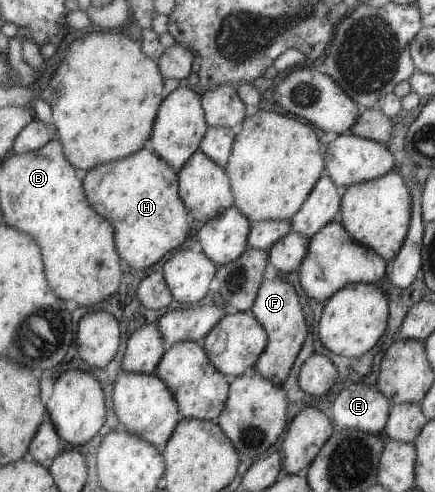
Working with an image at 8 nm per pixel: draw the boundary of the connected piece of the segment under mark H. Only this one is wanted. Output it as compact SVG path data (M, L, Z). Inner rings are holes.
M142 148L140 151L127 155L109 163L101 163L85 173L82 187L89 206L103 219L111 223L115 251L118 257L132 269L147 269L155 265L170 251L179 247L187 237L189 213L181 203L178 195L176 173L151 150Z

